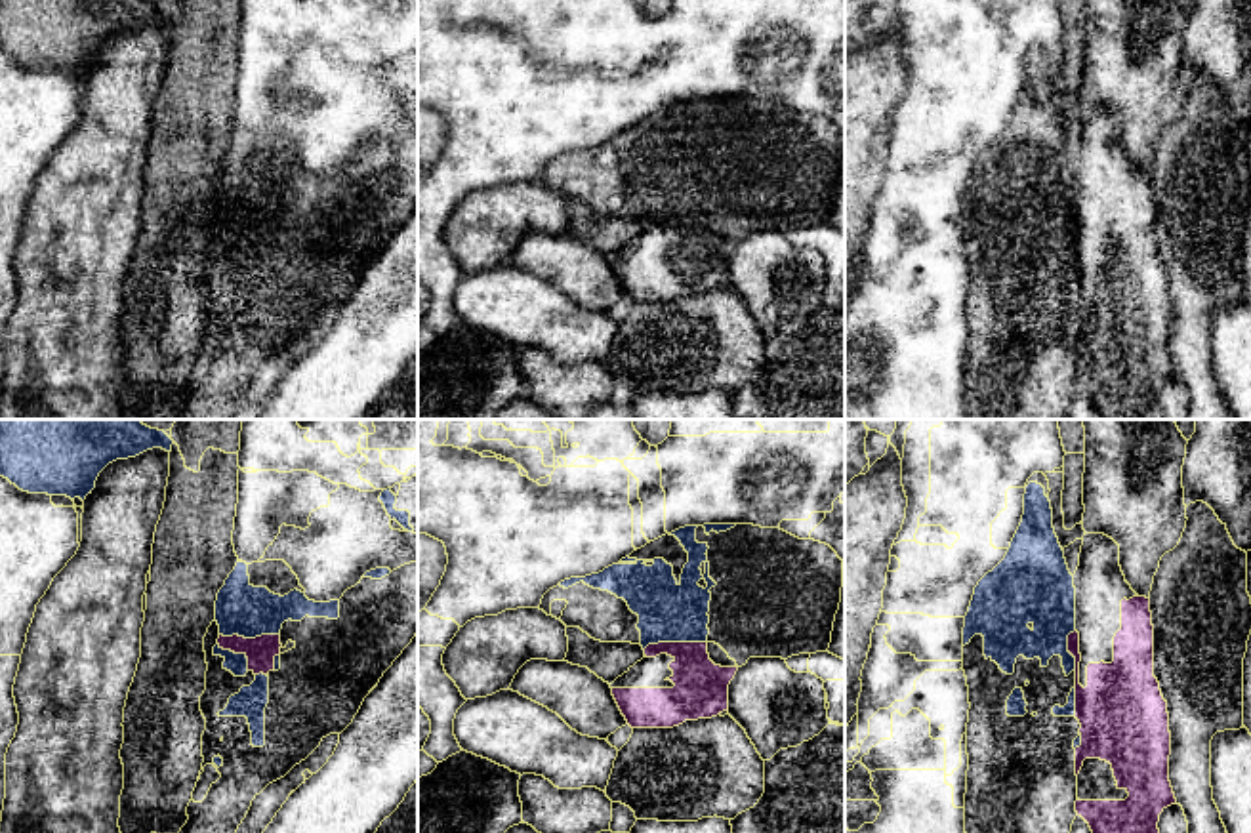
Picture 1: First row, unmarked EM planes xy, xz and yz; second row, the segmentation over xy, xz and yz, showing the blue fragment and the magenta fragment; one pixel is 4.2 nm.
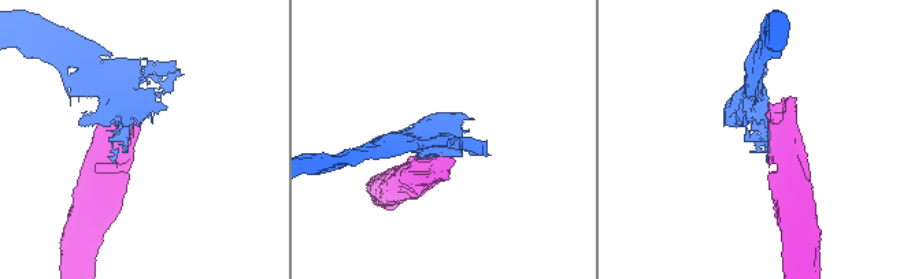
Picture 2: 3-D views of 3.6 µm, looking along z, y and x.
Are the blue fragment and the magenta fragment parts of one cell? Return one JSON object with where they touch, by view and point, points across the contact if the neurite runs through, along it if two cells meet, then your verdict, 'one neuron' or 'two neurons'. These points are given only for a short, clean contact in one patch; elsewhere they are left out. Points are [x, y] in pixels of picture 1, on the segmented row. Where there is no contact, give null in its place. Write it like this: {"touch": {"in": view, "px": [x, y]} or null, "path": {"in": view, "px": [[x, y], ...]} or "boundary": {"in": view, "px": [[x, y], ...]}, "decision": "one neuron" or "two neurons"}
{"touch": {"in": "xz", "px": [674, 641]}, "decision": "two neurons"}

